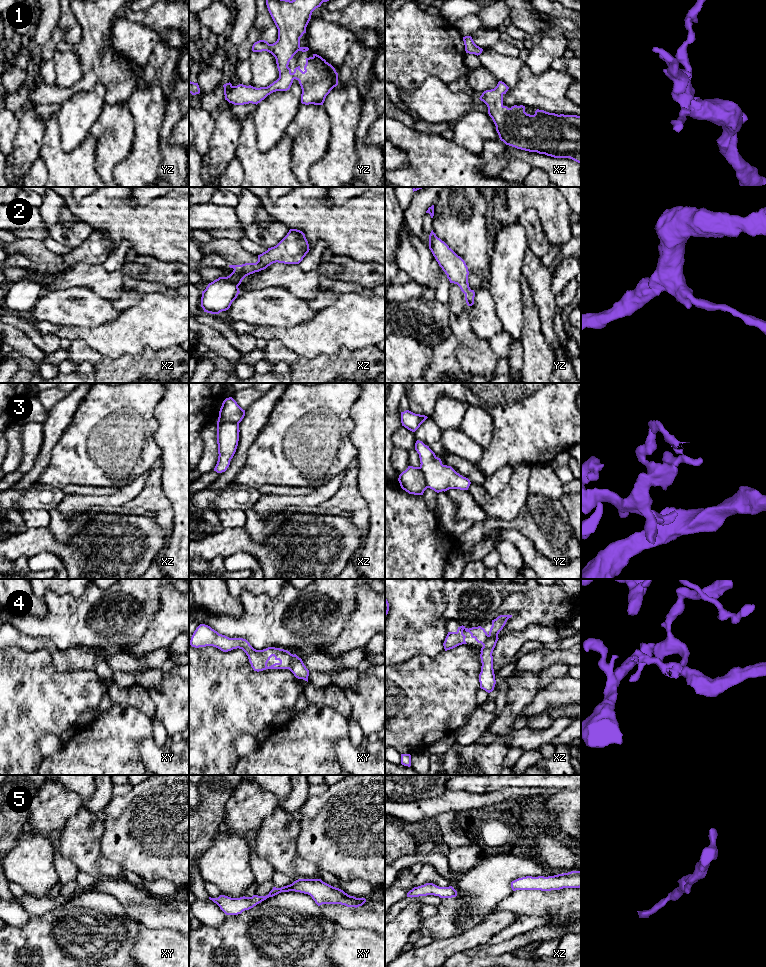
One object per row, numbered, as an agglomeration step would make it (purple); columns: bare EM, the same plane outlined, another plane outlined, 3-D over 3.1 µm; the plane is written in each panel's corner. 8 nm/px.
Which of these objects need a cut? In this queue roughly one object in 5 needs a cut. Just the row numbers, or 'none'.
3

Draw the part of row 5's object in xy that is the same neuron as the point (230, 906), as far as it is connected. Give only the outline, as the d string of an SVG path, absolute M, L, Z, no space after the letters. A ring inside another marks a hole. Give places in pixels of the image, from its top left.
M298 879L292 884L273 889L266 896L253 895L252 897L231 898L225 895L220 895L218 898L211 898L226 915L238 915L245 910L249 910L281 892L295 891L308 894L312 897L315 903L320 906L322 904L341 904L347 907L359 907L365 902L365 898L356 898L345 893L343 890L333 887L321 879Z

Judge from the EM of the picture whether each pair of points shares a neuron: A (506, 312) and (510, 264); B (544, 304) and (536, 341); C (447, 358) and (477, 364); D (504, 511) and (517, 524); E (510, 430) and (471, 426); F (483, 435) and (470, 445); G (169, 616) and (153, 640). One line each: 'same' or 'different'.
A: same
B: different
C: different
D: different
E: different
F: different
G: same

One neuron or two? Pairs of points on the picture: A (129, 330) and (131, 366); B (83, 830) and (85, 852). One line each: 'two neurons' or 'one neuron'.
A: two neurons
B: one neuron

